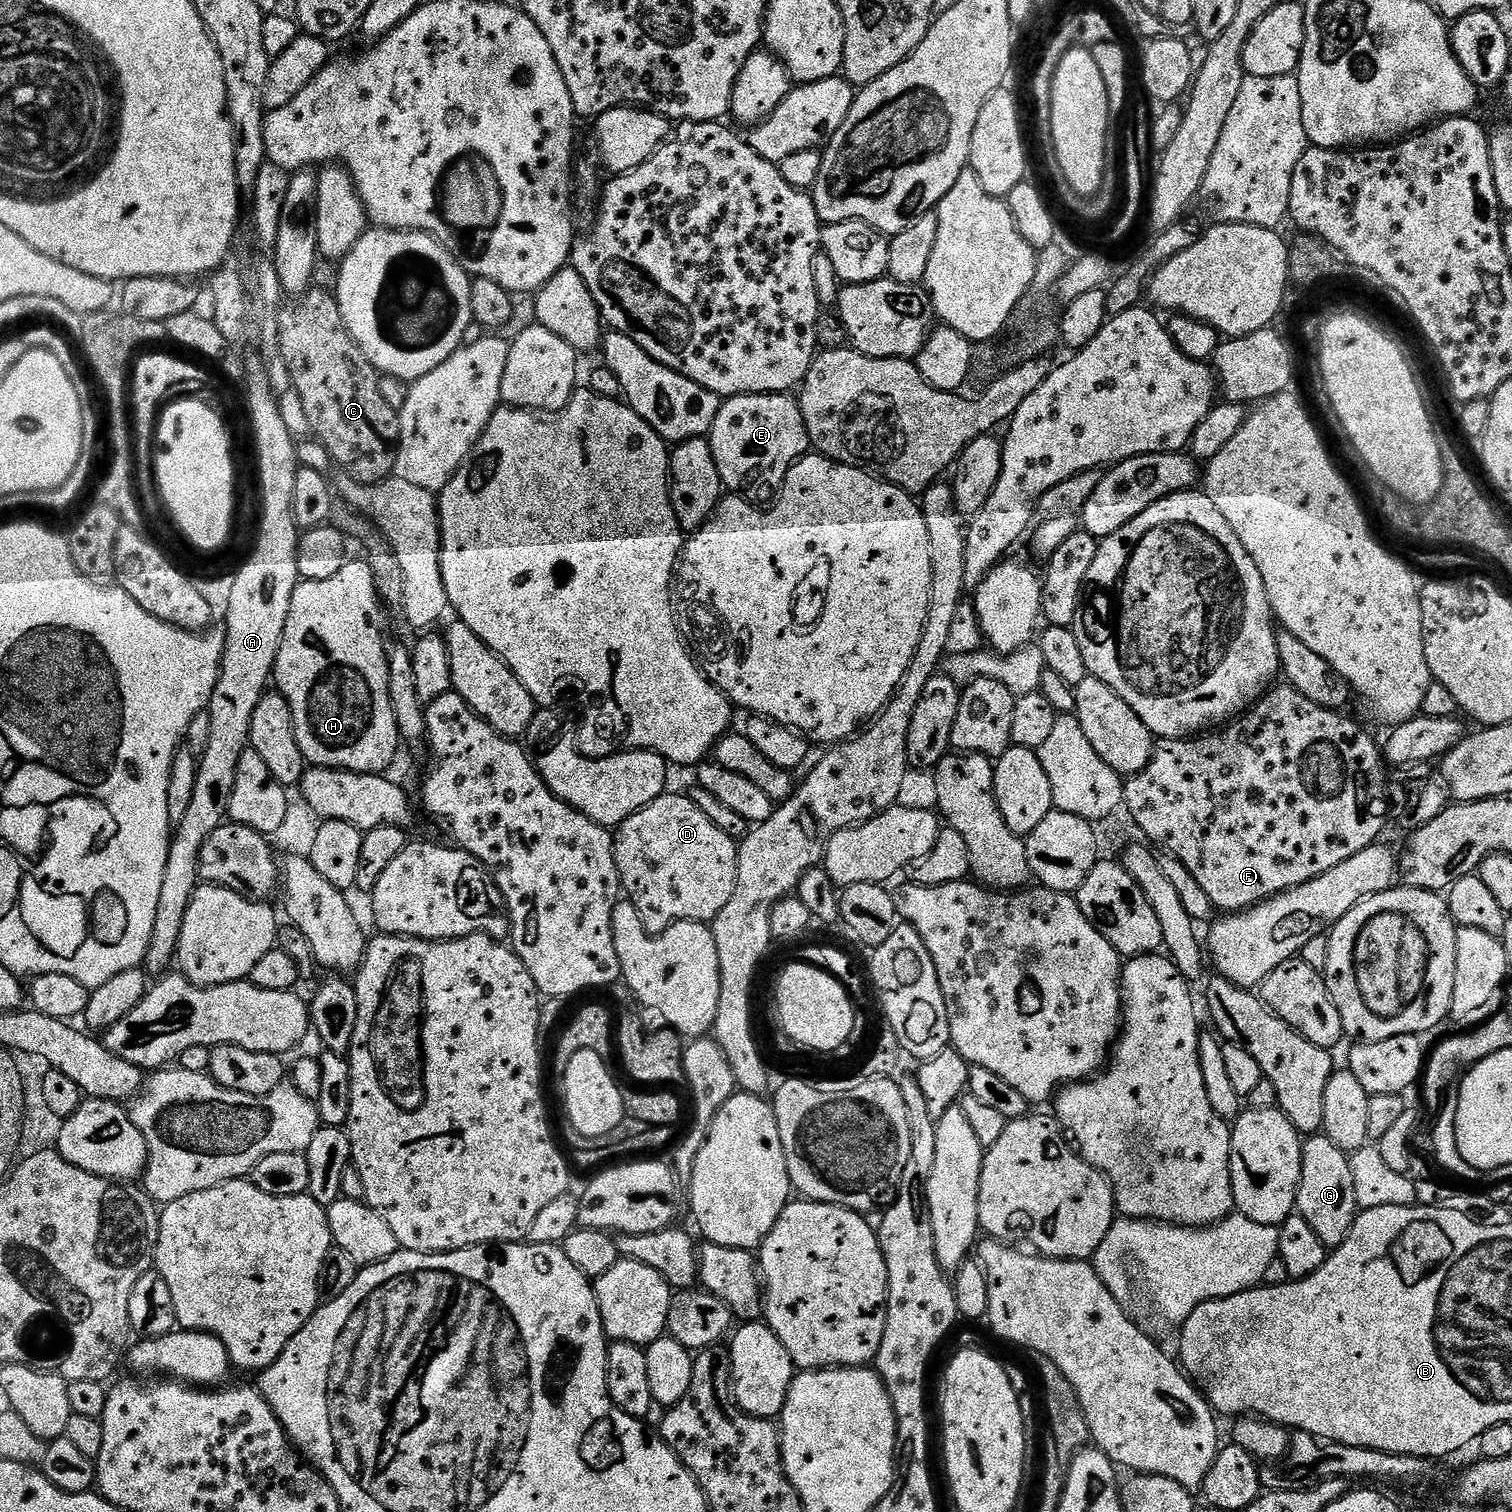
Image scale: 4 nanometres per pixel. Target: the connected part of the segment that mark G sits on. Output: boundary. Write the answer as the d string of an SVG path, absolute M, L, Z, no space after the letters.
M1323 1134L1309 1136L1302 1144L1302 1174L1296 1195L1296 1212L1310 1222L1310 1230L1322 1238L1329 1250L1342 1246L1350 1234L1358 1209L1354 1198L1354 1177L1350 1175L1349 1153L1338 1150Z

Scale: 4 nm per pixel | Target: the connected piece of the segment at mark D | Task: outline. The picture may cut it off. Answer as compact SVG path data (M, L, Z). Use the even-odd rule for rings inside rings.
M665 794L638 810L625 824L615 829L612 849L623 895L638 910L638 918L642 918L642 926L649 936L661 936L671 924L679 924L682 920L711 922L722 906L730 902L730 894L734 894L738 874L737 841L706 818L691 795Z

